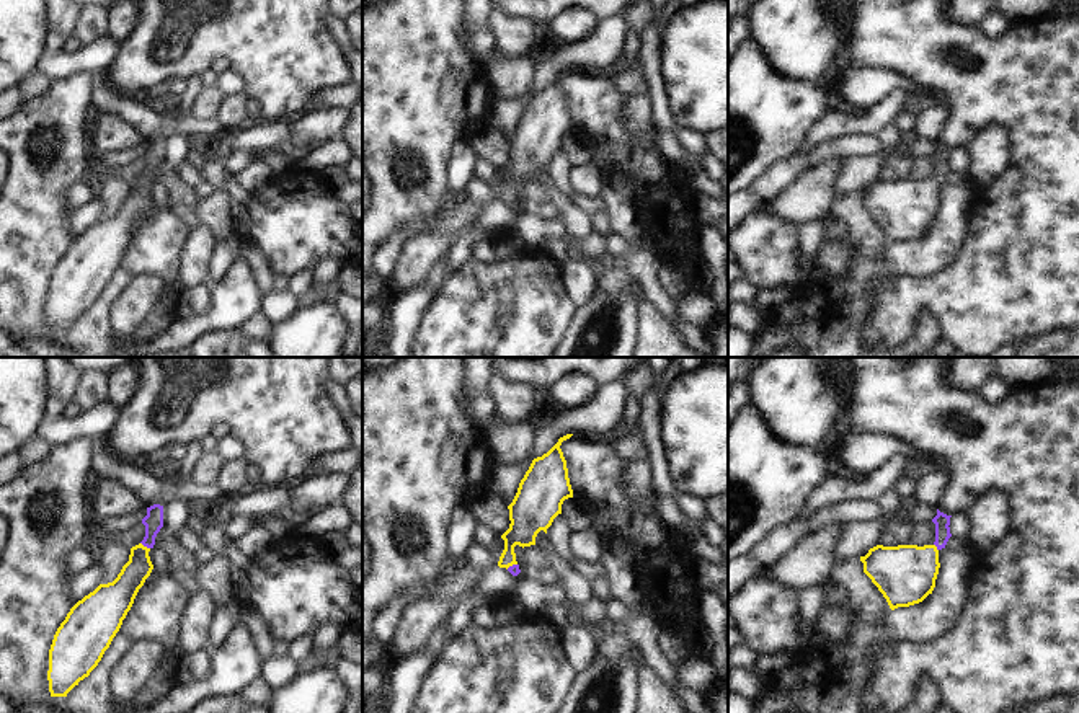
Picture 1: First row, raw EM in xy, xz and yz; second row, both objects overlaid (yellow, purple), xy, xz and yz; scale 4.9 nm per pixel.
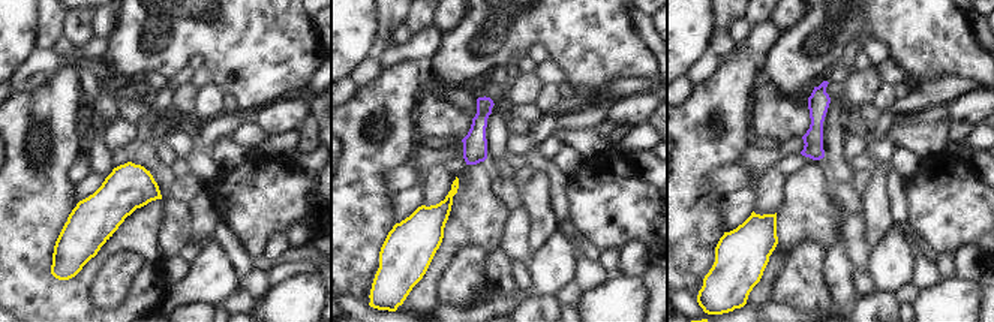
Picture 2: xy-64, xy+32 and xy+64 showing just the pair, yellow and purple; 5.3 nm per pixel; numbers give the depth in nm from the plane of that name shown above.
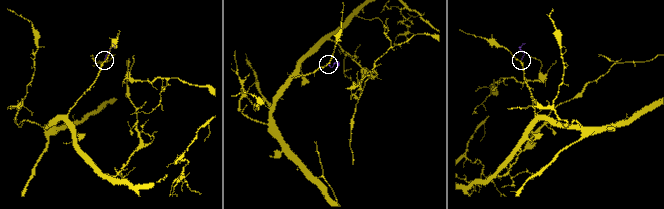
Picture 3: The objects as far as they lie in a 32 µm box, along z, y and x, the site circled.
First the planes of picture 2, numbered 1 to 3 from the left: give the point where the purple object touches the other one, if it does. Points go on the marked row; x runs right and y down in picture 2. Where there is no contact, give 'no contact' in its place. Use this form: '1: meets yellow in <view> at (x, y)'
1: no contact
2: no contact
3: no contact

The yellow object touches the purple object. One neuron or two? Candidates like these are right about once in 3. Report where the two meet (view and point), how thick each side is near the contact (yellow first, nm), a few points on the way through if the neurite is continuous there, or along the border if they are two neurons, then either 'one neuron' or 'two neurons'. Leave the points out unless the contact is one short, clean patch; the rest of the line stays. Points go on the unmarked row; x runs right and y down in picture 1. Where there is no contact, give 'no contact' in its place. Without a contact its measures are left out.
xy (146, 181) | 140/100 nm | across xy (123, 225), (146, 181), (154, 155) | one neuron

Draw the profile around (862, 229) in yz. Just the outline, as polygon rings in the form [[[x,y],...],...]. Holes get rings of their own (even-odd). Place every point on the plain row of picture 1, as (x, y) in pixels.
[[[860,193],[834,201],[831,214],[839,219],[847,237],[865,253],[877,255],[890,248],[890,240],[872,214],[864,207]]]

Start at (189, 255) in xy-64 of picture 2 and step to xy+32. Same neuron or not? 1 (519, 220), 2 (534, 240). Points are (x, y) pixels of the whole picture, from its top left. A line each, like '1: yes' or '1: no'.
1: no
2: yes

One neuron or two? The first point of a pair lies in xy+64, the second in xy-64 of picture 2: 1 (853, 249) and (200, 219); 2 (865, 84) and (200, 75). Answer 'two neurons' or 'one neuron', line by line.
1: two neurons
2: two neurons

